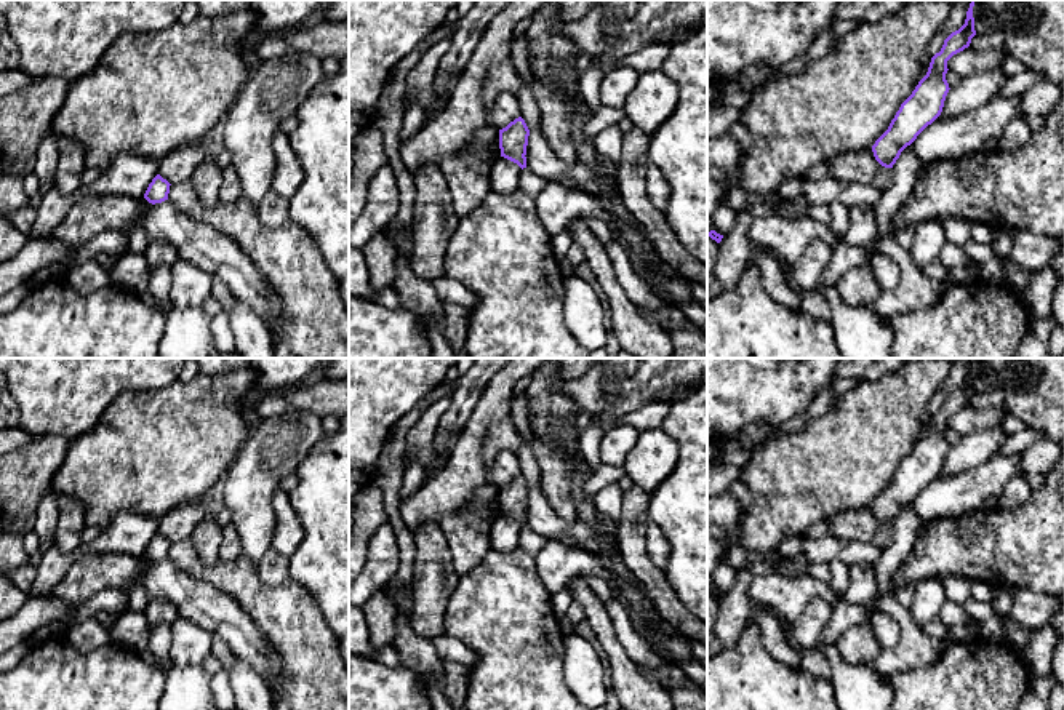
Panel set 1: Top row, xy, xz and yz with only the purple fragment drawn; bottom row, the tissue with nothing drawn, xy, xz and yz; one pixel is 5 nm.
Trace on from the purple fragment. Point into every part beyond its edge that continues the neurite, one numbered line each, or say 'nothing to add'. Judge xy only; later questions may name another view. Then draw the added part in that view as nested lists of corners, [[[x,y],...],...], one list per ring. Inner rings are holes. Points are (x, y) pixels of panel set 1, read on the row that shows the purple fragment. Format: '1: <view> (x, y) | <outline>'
nothing to add

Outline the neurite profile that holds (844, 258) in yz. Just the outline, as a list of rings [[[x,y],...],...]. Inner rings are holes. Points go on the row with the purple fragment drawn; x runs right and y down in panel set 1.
[[[878,238],[872,248],[850,246],[843,240],[838,240],[832,248],[832,257],[827,264],[821,286],[835,288],[837,281],[851,269],[861,264],[870,264],[874,254],[878,251]]]

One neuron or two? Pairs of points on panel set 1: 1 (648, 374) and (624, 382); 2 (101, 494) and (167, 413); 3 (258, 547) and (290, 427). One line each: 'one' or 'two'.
1: one
2: one
3: one

